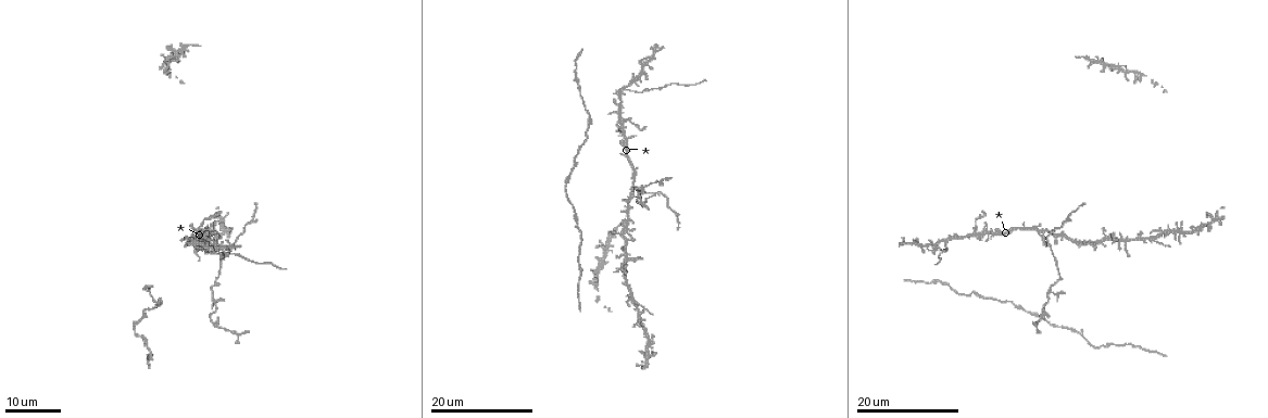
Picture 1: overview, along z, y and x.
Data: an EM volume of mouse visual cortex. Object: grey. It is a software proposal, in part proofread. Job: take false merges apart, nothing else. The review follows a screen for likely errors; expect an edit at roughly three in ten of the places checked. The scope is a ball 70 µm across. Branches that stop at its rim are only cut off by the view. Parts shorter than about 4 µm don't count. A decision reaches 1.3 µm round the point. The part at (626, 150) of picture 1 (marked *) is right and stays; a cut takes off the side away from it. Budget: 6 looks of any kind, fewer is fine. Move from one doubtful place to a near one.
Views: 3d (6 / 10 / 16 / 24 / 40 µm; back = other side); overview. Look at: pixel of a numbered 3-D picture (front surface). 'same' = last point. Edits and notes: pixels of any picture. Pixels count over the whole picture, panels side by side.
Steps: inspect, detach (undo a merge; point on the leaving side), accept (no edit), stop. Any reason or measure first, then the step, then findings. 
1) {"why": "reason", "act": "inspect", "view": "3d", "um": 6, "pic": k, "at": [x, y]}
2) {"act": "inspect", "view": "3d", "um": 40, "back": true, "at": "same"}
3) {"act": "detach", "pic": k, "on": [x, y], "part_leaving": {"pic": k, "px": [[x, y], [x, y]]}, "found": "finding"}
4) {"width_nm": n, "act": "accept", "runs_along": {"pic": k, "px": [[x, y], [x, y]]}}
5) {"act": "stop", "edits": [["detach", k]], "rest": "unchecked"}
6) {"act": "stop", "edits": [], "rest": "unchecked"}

{"act": "inspect", "view": "3d", "um": 16, "pic": 1, "at": [618, 92]}

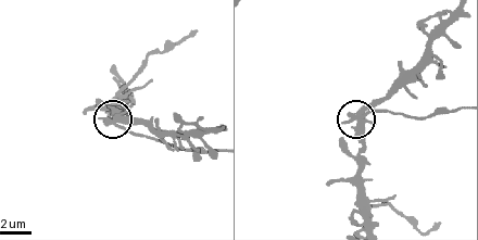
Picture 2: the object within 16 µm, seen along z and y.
{"act": "inspect", "view": "3d", "um": 6, "pic": 2, "at": [354, 117]}

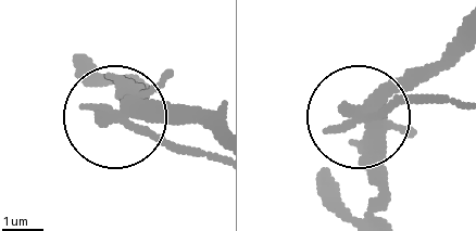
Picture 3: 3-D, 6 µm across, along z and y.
{"width_nm": 300, "act": "detach", "pic": 3, "on": [173, 142], "part_leaving": {"pic": 3, "px": [[122, 119], [212, 154]]}, "found": "two cells meet here"}

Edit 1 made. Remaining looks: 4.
{"why": "three arms meet", "act": "inspect", "view": "3d", "um": 24, "pic": 1, "at": [196, 232]}

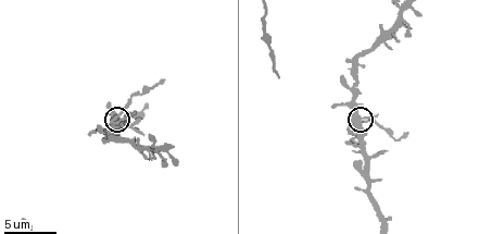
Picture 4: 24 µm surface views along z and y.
{"act": "inspect", "view": "3d", "um": 10, "pic": 4, "at": [116, 121]}

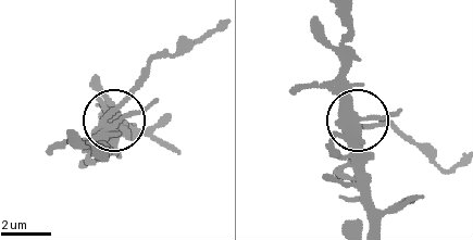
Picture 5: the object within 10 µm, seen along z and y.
{"act": "accept", "runs_along": {"pic": 5, "px": [[374, 223], [358, 121], [391, 123]]}, "found": "one cell here"}

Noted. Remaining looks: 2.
{"act": "inspect", "view": "3d", "um": 24, "pic": 1, "at": [1081, 334]}

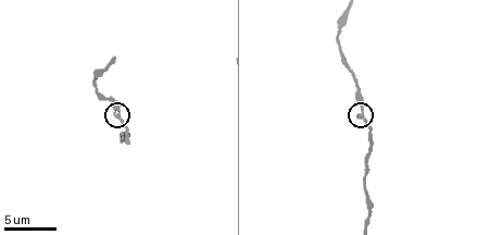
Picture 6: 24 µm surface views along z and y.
{"why": "closer look", "act": "inspect", "view": "3d", "um": 6, "pic": 6, "at": [119, 113]}

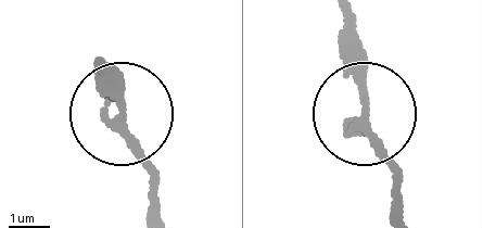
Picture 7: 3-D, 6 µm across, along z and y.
{"act": "accept", "runs_along": {"pic": 7, "px": [[344, 17], [368, 131], [395, 180]]}, "found": "one cell here"}

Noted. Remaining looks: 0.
{"act": "stop", "edits": [["detach", 3]], "rest": "unchecked"}

